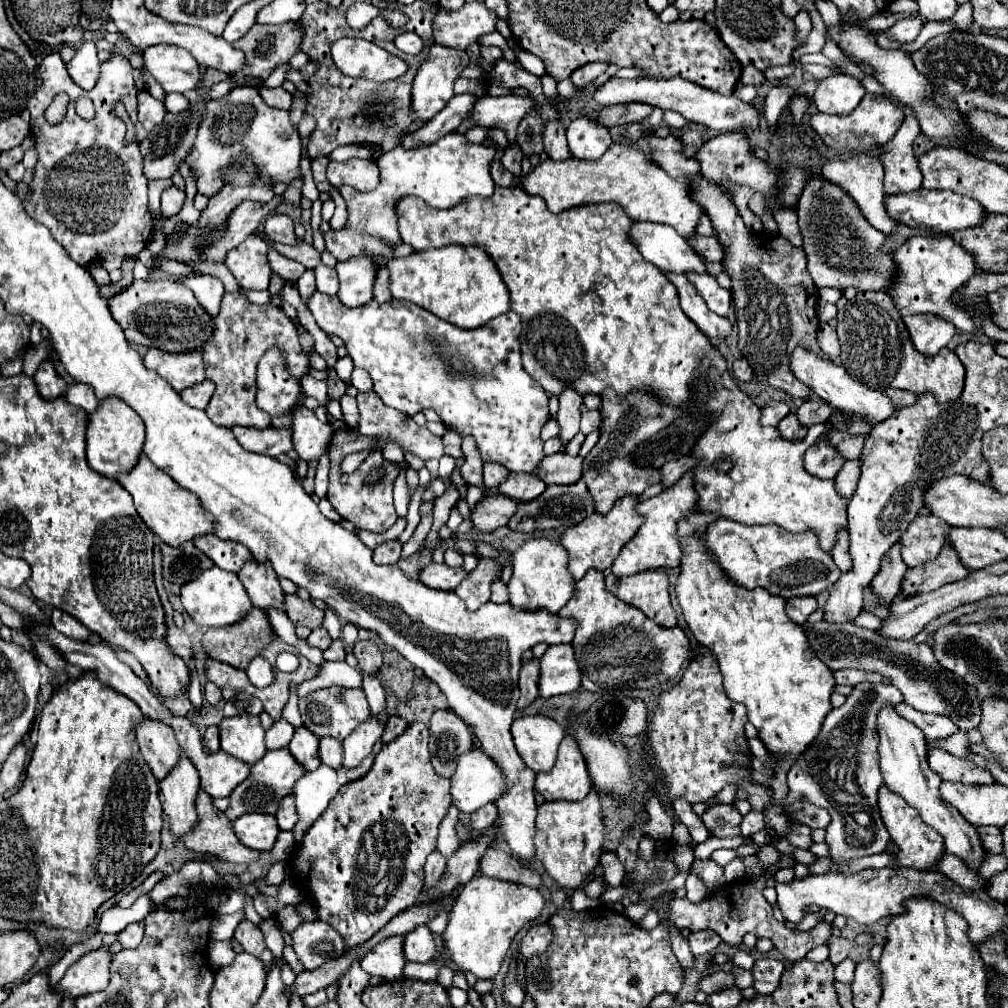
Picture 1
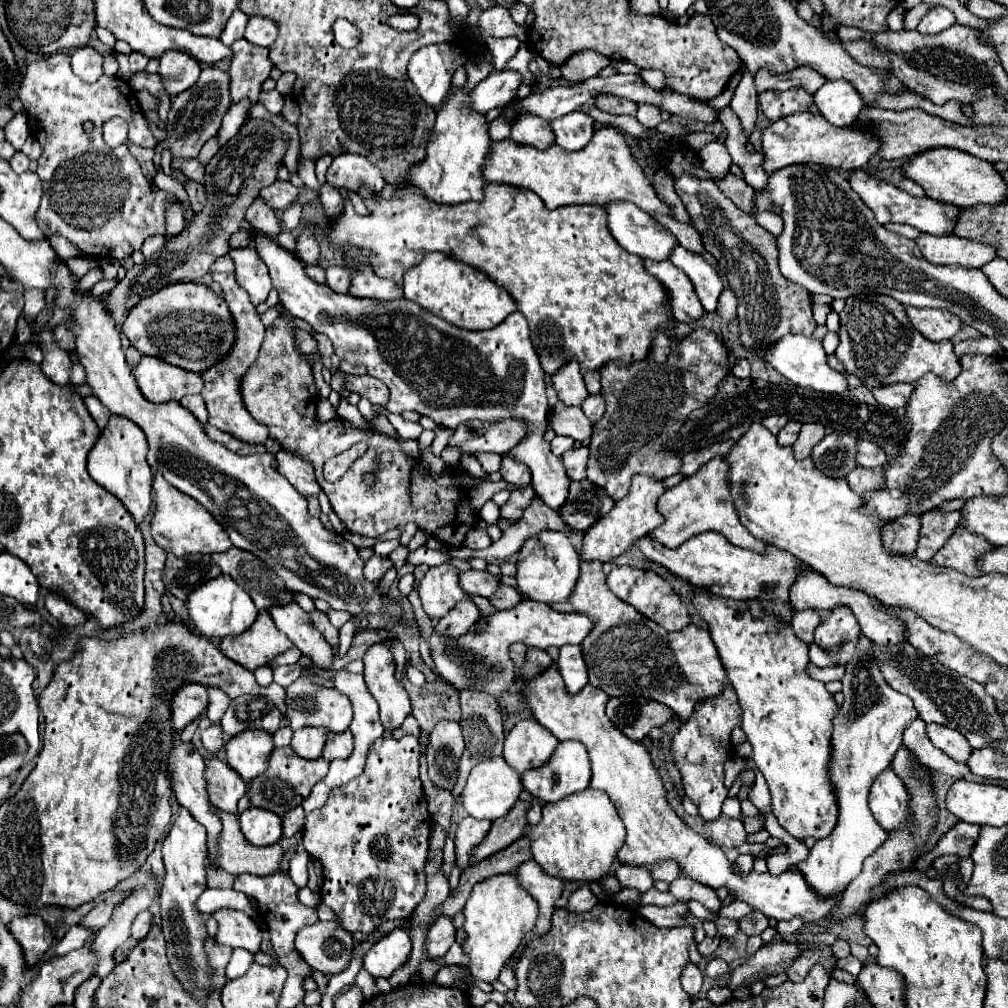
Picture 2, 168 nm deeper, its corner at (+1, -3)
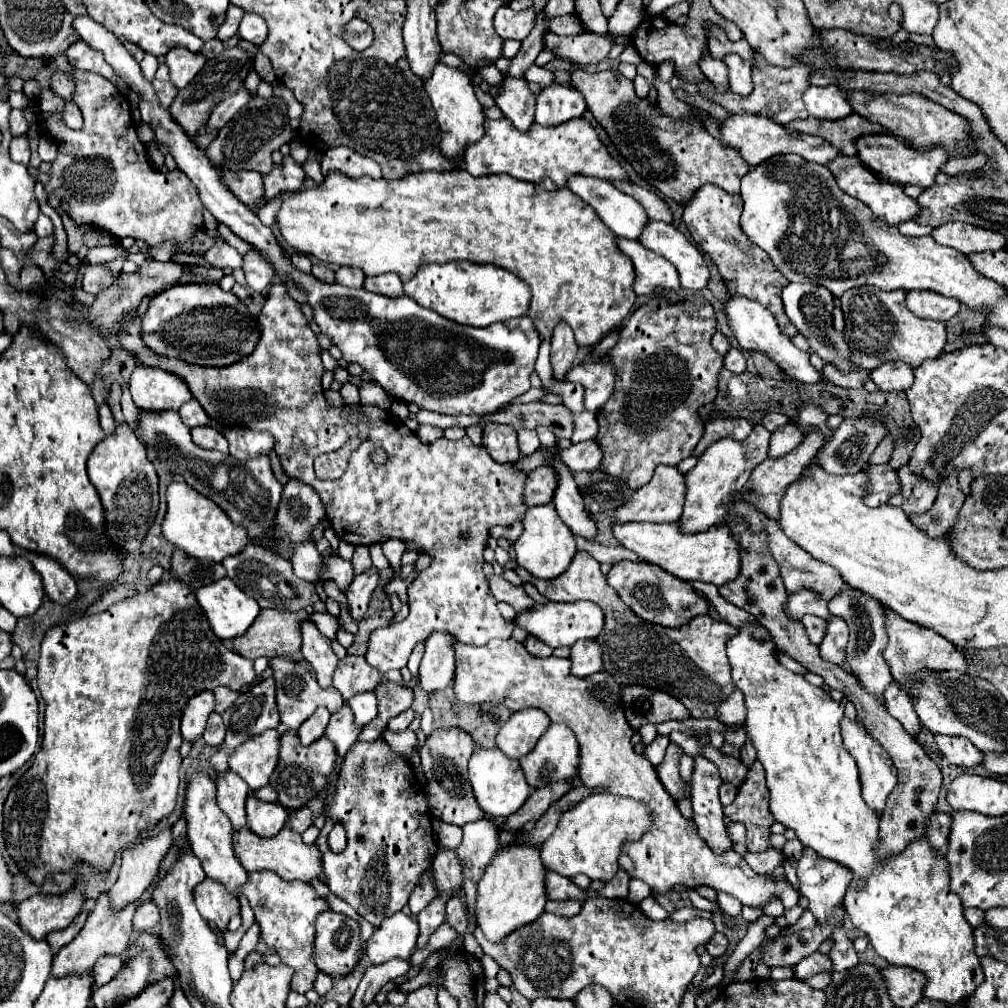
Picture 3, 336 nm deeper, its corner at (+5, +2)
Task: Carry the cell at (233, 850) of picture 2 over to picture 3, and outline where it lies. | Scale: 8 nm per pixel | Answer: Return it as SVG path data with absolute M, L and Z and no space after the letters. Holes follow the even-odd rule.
M287 826L273 838L261 838L261 836L253 834L249 828L237 830L233 838L235 838L235 854L237 854L237 858L241 860L241 864L245 866L247 872L271 870L287 882L293 882L293 880L301 880L301 882L321 880L321 882L325 882L325 876L321 876L321 872L323 872L321 850L317 848L317 844L311 844L311 846L305 844L301 840L301 836L293 830L289 830Z

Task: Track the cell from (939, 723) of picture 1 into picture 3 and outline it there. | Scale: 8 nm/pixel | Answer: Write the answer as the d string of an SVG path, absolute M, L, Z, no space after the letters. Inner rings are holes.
M935 736L935 746L943 758L947 758L955 766L975 768L983 762L983 752L979 752L967 738L957 736Z

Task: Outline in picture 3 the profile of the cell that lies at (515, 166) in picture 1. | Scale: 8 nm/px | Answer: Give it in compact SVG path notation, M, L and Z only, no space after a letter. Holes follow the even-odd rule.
M521 78L521 80L509 80L509 84L505 84L505 88L501 88L501 92L493 100L501 108L503 116L507 116L517 130L525 132L535 122L535 94L529 90L529 84L527 84L525 78Z

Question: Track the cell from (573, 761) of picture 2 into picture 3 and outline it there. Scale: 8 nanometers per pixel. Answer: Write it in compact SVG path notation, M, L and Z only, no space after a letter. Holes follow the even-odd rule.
M551 724L533 752L519 760L527 782L533 788L539 788L547 782L575 778L579 768L577 746L579 744L571 728L565 724Z

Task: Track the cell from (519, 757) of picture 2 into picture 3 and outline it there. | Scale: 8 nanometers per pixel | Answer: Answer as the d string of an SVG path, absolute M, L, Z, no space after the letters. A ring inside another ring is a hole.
M537 708L513 712L497 734L497 748L507 756L519 760L535 748L537 740L543 736L549 724L551 720L545 716L545 712Z

